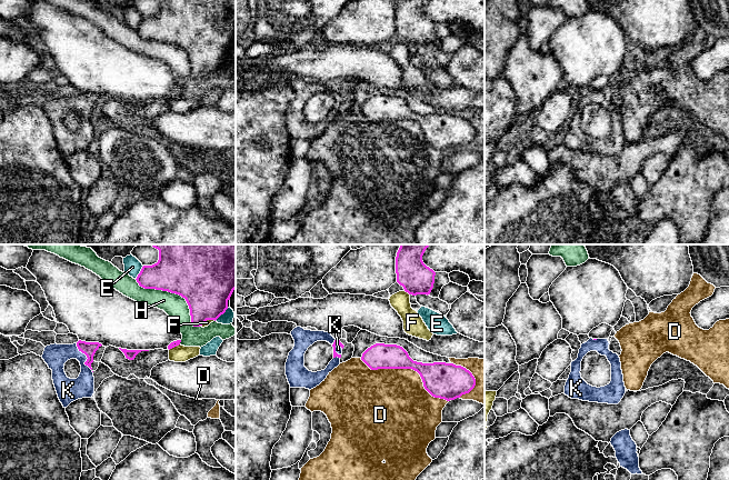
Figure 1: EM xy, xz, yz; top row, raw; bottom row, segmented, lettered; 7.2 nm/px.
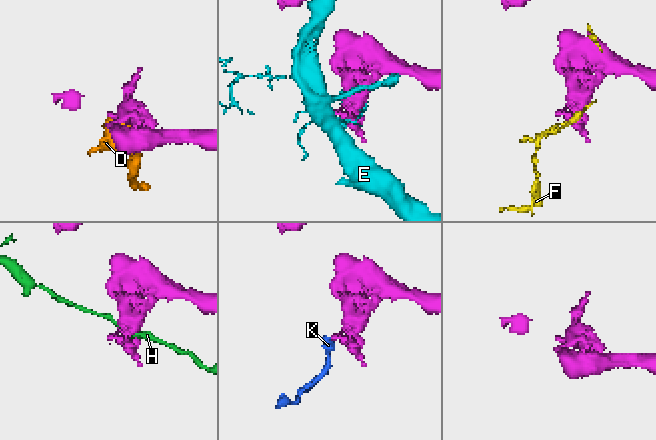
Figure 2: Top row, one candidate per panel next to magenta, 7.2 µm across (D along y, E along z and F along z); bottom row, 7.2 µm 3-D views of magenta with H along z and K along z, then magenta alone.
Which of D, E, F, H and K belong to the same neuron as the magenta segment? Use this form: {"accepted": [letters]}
{"accepted": ["K"]}

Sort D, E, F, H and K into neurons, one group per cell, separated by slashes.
D / E / F / H / K

